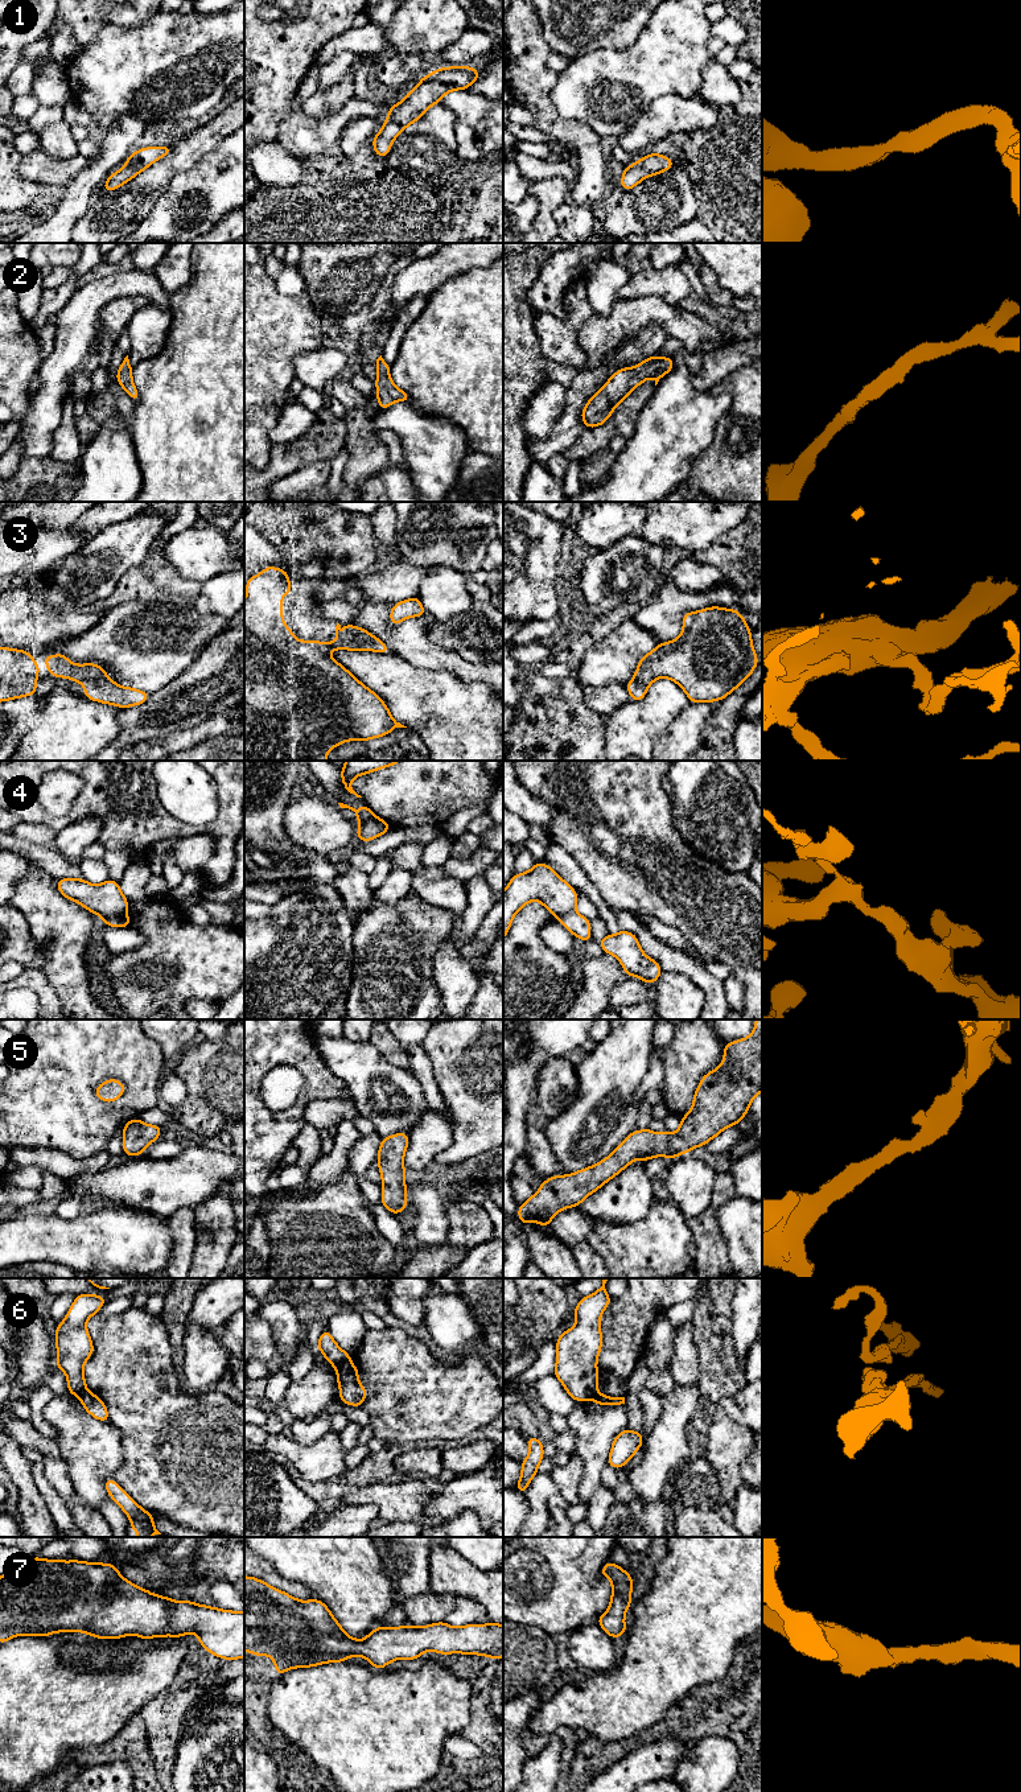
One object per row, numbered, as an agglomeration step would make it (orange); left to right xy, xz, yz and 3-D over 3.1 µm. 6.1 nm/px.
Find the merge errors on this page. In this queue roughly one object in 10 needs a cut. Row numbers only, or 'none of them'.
4, 6

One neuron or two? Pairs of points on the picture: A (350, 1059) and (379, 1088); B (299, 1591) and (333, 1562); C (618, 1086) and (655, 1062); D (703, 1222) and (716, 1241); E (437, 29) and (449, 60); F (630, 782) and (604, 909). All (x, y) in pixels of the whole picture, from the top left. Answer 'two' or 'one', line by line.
A: one
B: two
C: two
D: one
E: two
F: two

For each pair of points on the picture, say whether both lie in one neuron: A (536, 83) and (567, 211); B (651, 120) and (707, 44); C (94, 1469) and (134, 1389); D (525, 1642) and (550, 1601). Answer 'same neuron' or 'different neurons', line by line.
A: different neurons
B: different neurons
C: different neurons
D: different neurons

